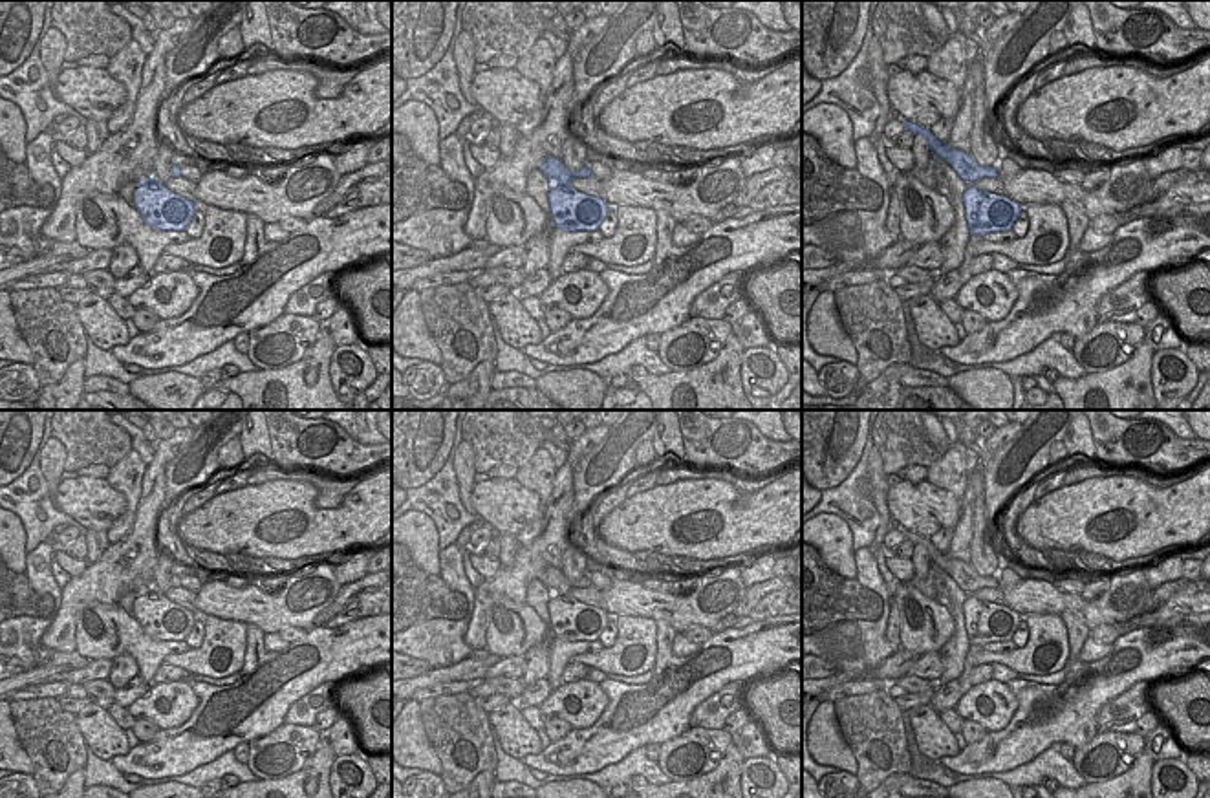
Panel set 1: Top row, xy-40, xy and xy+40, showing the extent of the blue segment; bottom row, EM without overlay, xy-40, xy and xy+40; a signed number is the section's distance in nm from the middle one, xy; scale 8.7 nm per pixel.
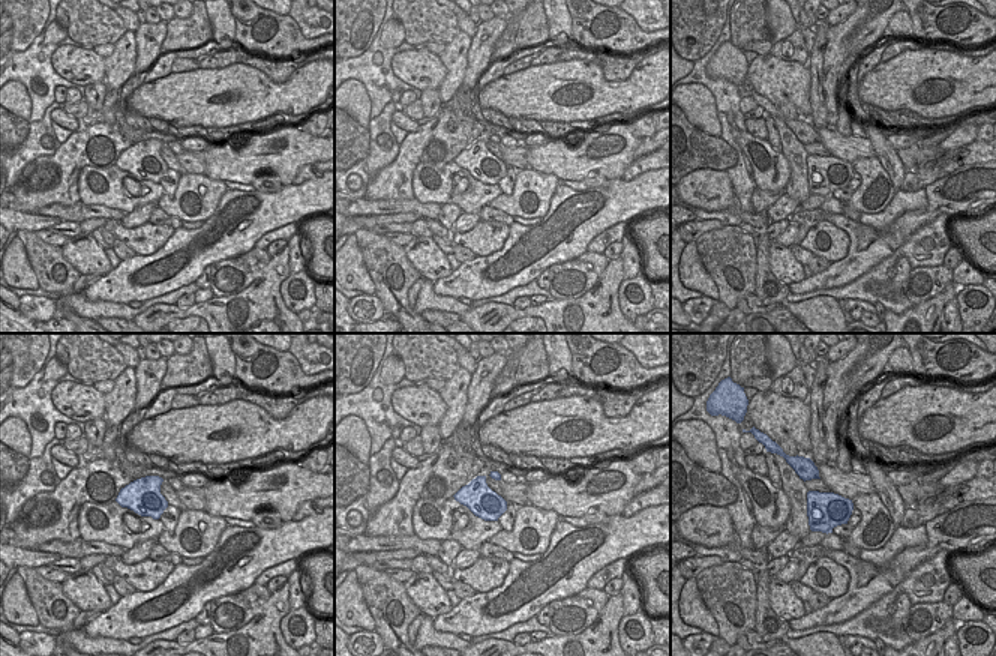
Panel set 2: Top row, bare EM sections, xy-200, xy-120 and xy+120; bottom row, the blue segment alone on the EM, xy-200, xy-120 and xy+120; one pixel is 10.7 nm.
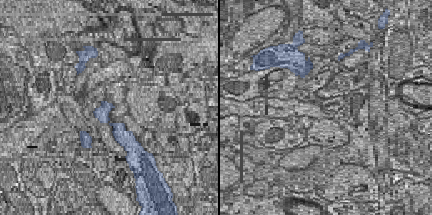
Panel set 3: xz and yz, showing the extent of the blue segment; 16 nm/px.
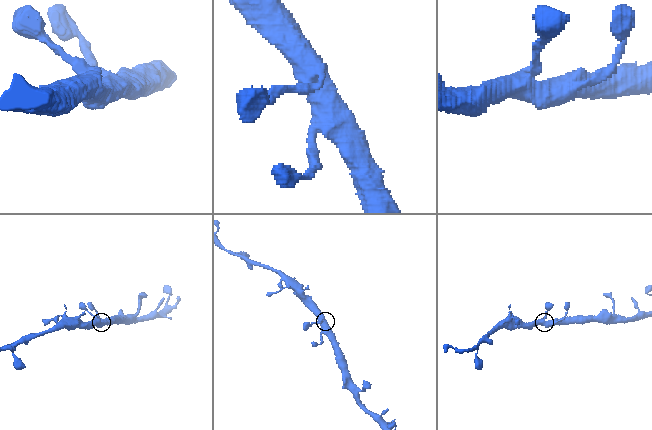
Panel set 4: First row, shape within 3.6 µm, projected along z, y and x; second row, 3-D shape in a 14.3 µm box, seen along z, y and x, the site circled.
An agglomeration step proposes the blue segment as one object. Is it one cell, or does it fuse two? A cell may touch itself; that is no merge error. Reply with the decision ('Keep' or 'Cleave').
Keep.

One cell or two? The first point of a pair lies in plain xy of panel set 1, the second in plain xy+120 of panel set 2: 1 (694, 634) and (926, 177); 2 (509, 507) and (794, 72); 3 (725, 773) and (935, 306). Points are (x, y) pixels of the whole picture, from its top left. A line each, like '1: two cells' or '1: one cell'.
1: two cells
2: one cell
3: one cell

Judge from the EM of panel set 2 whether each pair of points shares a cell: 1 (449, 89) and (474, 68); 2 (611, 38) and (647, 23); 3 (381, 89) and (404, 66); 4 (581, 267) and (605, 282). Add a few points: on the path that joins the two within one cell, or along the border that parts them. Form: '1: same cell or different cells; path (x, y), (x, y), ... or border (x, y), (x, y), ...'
1: different cells; border (471, 42), (461, 84)
2: different cells; border (630, 15), (644, 30), (654, 32)
3: different cells; border (395, 53), (392, 71), (420, 92)
4: different cells; border (609, 260), (590, 288), (576, 297), (567, 297)

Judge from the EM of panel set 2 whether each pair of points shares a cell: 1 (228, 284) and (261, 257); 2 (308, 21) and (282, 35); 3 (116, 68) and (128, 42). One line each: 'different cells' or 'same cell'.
1: same cell
2: different cells
3: same cell

